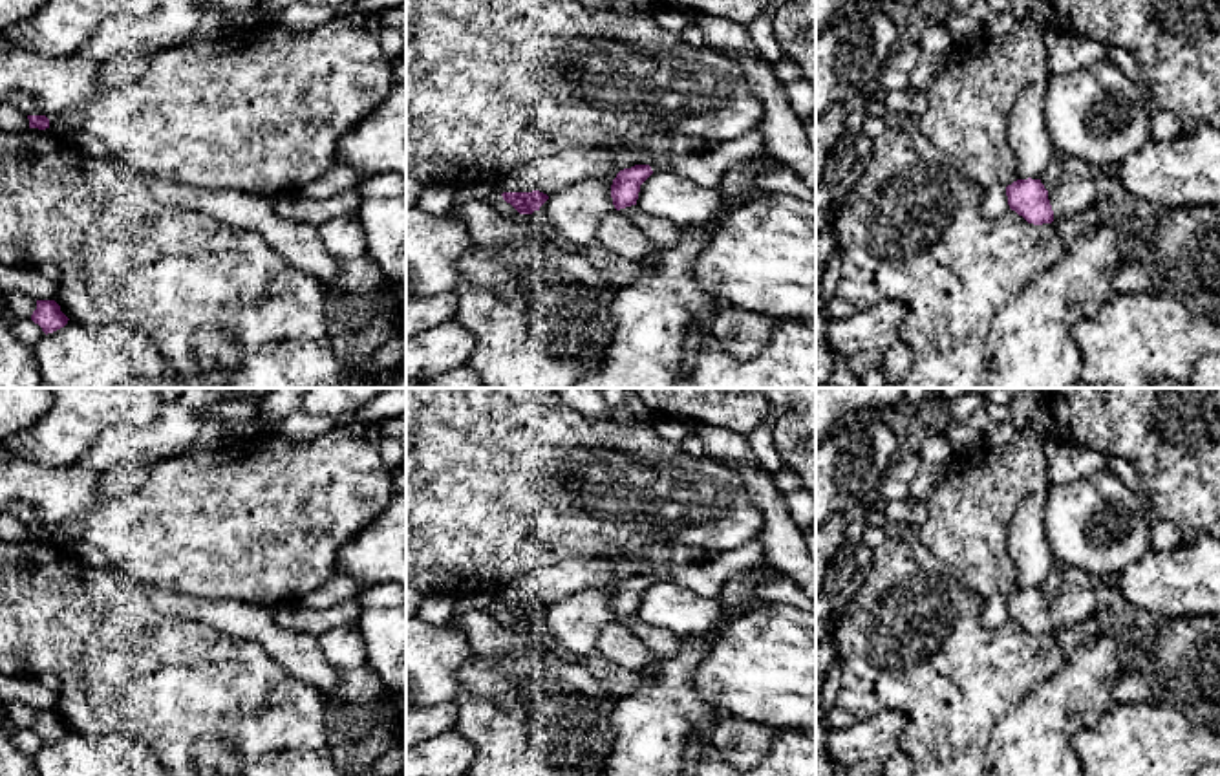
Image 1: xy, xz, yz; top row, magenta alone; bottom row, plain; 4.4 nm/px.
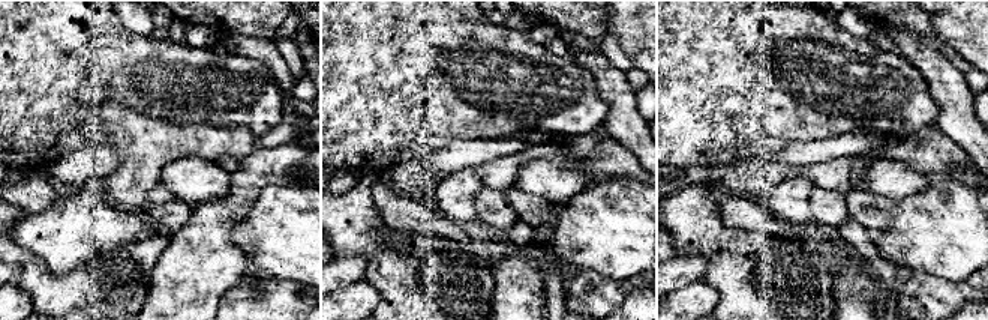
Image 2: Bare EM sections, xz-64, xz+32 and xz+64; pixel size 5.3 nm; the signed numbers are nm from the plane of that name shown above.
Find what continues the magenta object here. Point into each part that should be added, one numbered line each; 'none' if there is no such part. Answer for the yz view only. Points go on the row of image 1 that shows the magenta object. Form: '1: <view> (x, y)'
none

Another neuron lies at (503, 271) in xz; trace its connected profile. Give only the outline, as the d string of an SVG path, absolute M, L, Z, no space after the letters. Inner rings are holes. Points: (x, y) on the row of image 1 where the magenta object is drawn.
M530 242L505 249L474 245L457 260L457 271L470 286L490 289L501 298L510 298L519 293L529 273L549 269L547 258Z

